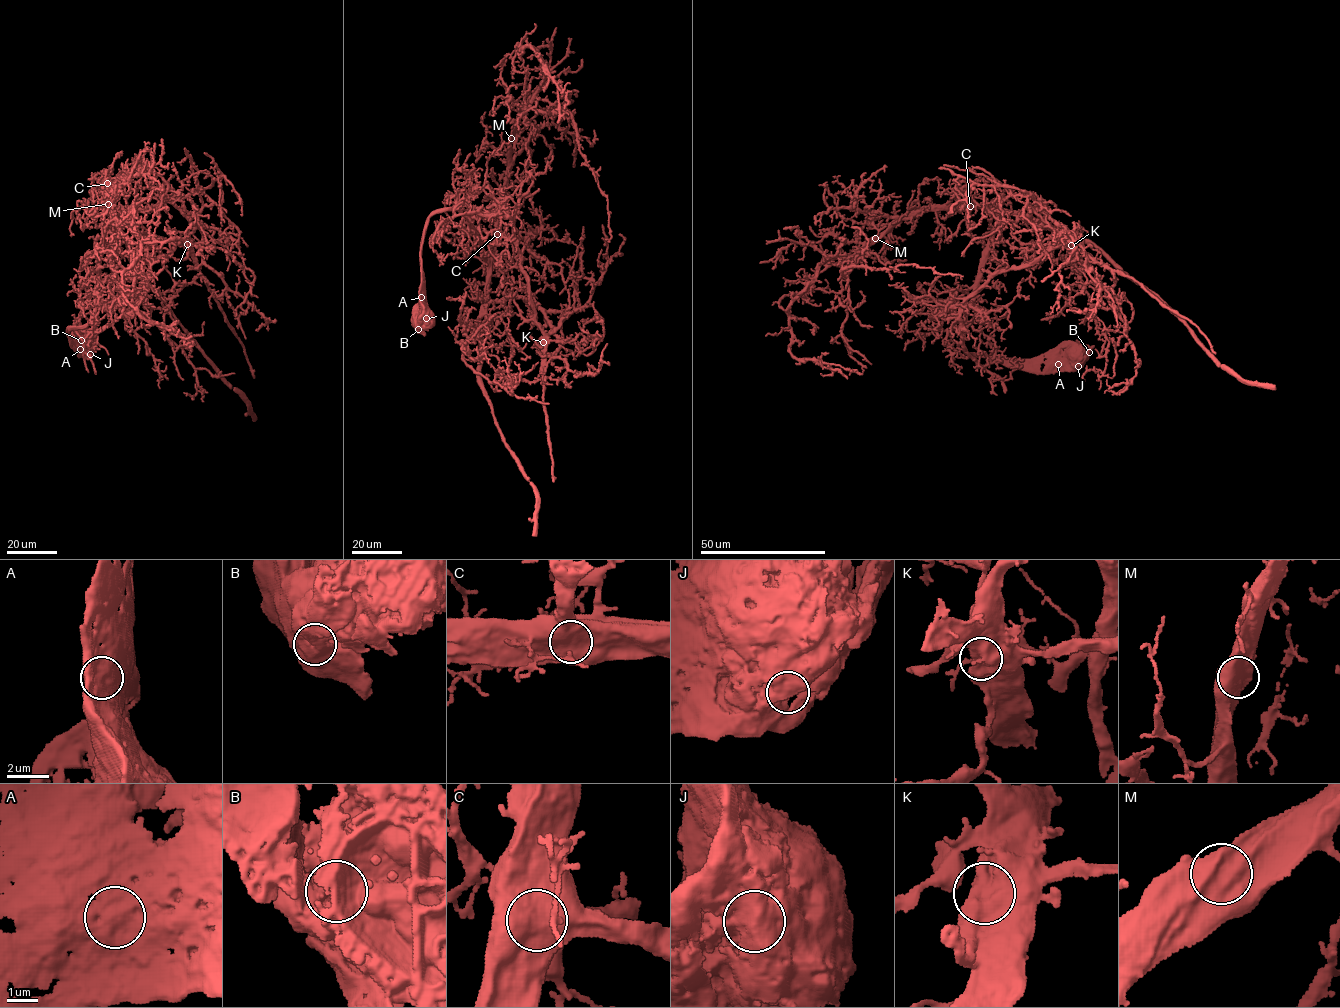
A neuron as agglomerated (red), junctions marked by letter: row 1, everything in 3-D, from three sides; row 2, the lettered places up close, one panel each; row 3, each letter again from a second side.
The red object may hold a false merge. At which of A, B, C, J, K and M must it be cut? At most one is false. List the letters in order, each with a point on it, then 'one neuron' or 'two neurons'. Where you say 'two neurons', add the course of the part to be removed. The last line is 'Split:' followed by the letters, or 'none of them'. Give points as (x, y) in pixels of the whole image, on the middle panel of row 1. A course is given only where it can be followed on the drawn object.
A: at (421, 297); one neuron
B: at (418, 329); one neuron
C: at (497, 234); one neuron
J: at (426, 318); one neuron
K: at (543, 342); two neurons; foreign part runs (543, 342), (510, 218), (464, 213), (446, 219), (433, 242), (441, 257), (439, 266)
M: at (511, 138); one neuron
Split: K

